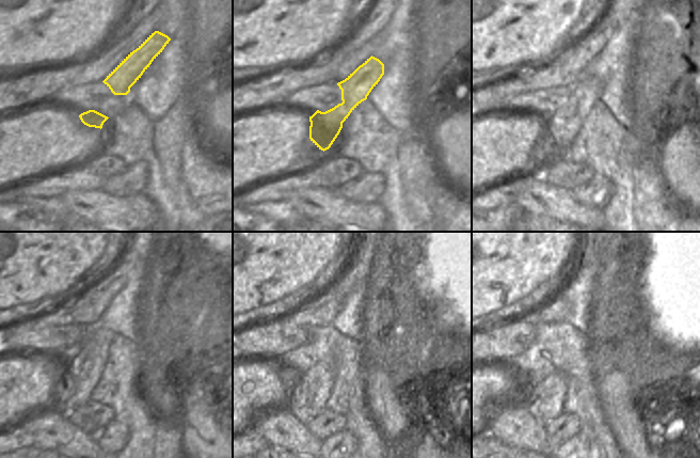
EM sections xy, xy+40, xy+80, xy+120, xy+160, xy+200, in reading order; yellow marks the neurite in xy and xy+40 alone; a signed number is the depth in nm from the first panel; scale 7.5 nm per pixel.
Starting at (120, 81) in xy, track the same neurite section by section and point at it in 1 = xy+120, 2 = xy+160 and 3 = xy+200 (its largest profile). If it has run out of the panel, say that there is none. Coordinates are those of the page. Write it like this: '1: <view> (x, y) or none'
1: xy+120 (73, 389)
2: xy+160 (307, 398)
3: xy+200 (545, 401)

